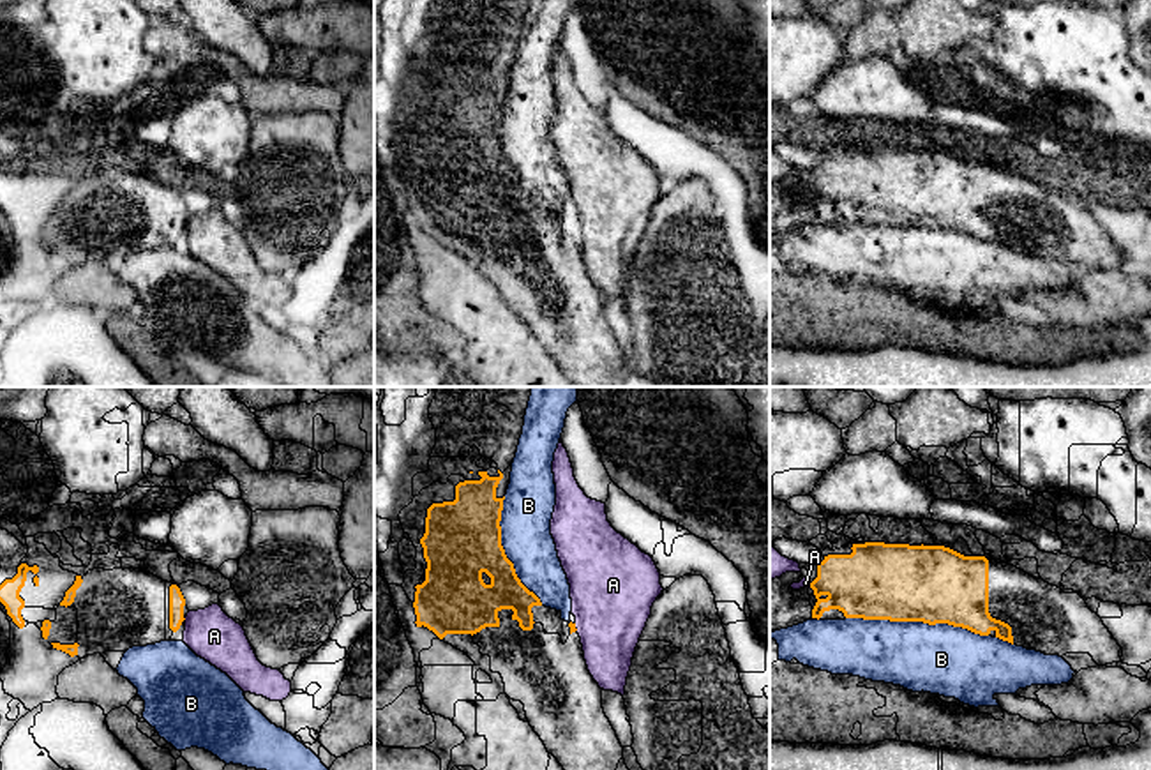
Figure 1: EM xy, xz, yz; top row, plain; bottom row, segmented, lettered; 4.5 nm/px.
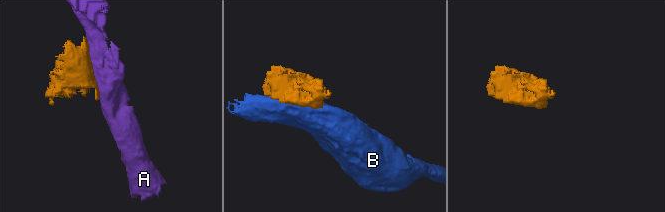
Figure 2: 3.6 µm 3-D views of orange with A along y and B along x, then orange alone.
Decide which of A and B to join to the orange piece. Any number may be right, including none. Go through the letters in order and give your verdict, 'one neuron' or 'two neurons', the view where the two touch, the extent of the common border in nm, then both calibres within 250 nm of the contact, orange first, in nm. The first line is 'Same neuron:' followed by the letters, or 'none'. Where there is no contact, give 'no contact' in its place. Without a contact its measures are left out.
Same neuron: none
A: two neurons; contact in xz; length 40 nm; calibres 30 and 380 nm
B: two neurons; contact in yz; length 650 nm; calibres 360 and 320 nm

